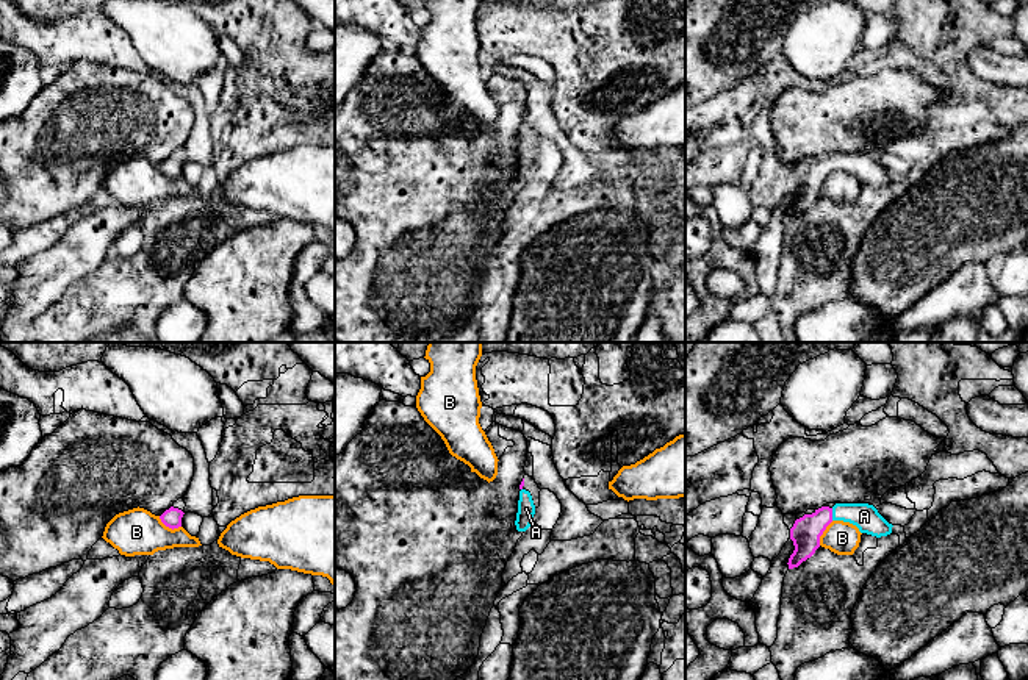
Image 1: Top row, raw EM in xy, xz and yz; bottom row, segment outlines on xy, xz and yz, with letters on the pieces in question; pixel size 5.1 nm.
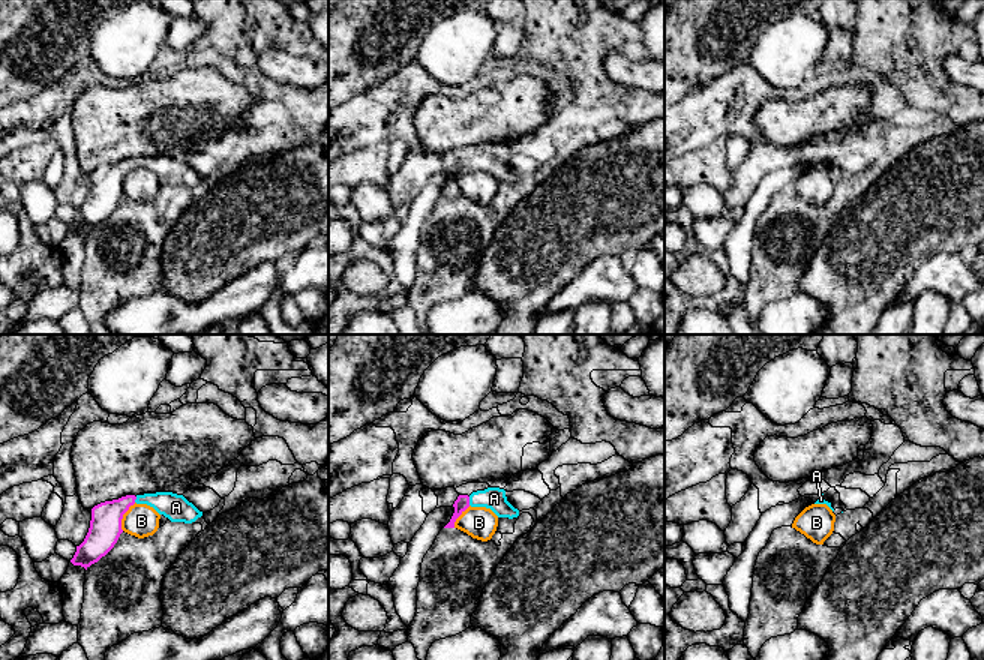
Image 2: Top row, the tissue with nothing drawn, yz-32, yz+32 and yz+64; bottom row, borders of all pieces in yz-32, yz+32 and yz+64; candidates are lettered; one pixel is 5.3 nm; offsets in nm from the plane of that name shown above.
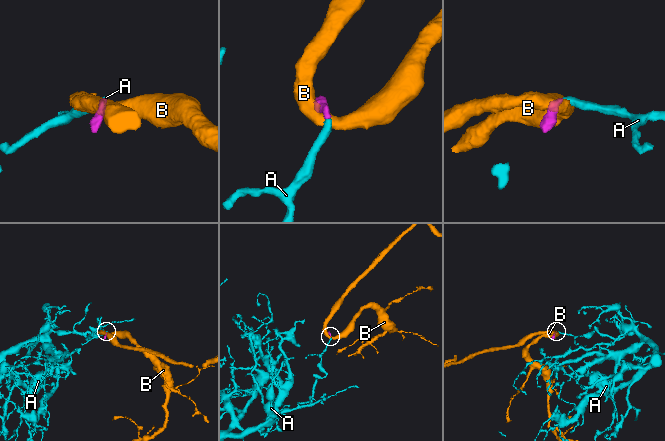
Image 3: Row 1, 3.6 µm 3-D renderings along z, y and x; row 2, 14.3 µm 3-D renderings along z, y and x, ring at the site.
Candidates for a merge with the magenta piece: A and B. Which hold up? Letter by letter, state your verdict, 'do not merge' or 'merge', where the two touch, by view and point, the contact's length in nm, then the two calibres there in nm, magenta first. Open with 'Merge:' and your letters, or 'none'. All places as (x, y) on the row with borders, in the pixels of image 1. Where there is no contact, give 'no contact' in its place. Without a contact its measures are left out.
Merge: A
A: merge | yz (831, 515) | 60 nm | 150/140 nm
B: do not merge | xy (169, 527) | 130 nm | 100/240 nm

